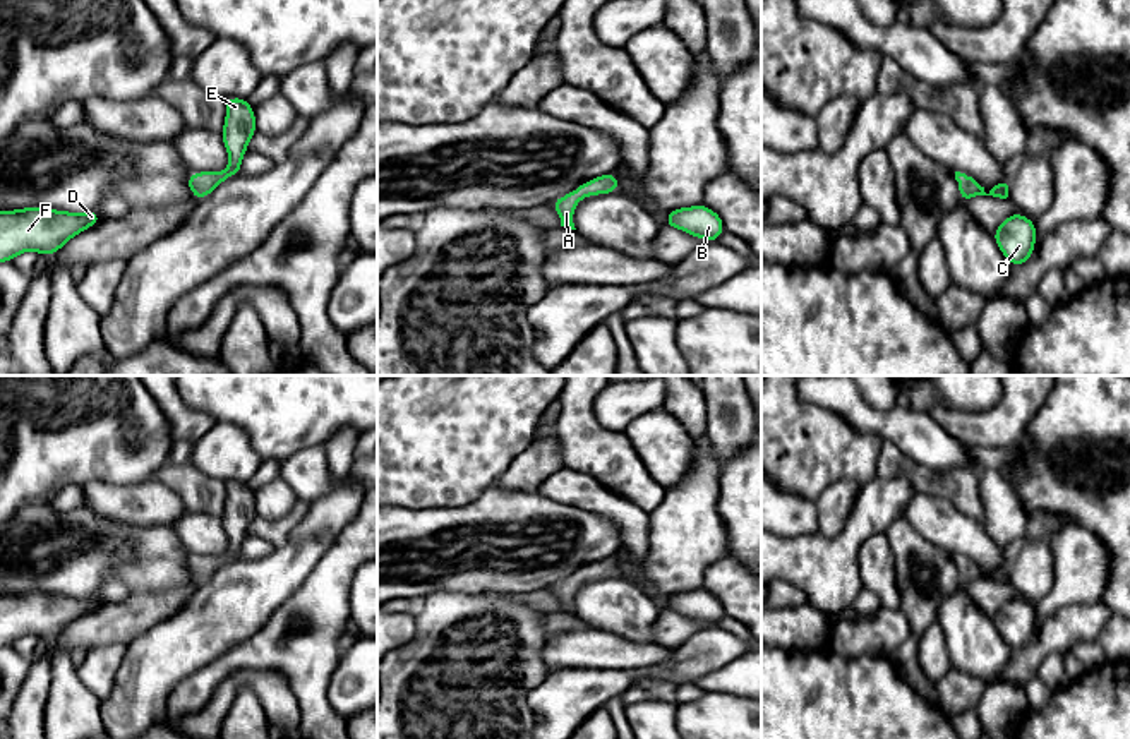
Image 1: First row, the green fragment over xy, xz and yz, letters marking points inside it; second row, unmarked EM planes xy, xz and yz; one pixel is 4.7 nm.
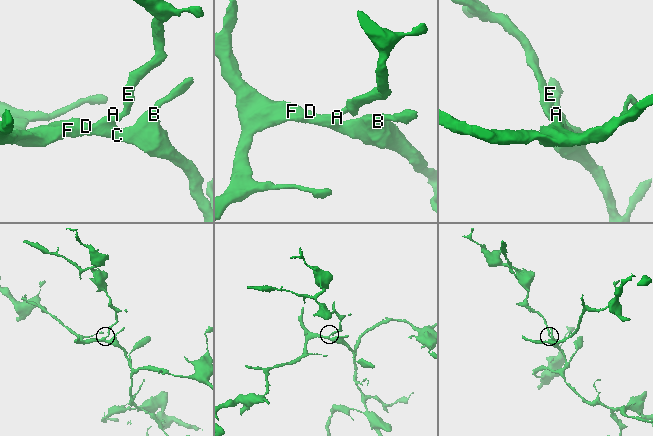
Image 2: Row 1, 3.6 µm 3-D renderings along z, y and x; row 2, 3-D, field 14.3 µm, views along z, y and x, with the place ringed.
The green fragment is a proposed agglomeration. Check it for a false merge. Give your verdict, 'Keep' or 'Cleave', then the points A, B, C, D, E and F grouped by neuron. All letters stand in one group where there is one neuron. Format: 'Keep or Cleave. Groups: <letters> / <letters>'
Keep. Groups: A B C D E F

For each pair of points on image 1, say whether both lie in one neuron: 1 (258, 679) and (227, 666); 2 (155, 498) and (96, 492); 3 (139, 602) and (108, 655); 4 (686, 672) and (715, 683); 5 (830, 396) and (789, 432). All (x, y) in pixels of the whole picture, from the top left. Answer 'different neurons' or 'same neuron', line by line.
1: different neurons
2: same neuron
3: different neurons
4: different neurons
5: different neurons

